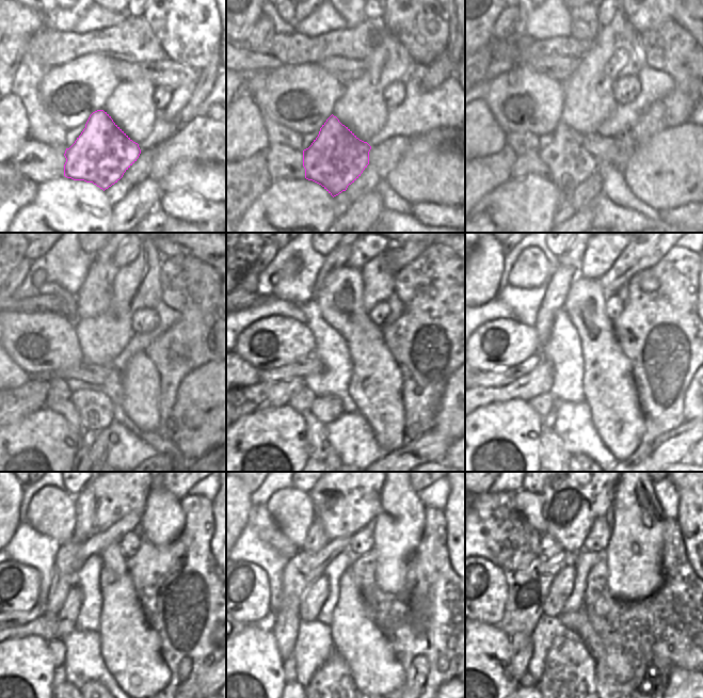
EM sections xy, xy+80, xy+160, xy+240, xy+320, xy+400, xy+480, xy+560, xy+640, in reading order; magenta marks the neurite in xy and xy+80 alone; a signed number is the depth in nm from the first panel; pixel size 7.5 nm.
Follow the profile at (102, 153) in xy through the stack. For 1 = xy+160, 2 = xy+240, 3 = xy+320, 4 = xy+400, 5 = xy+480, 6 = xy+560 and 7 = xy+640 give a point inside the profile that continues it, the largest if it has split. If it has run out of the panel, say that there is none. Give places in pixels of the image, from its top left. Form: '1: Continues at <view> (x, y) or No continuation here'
1: Continues at xy+160 (570, 164)
2: Continues at xy+240 (95, 409)
3: Continues at xy+320 (326, 409)
4: Continues at xy+400 (549, 419)
5: Continues at xy+480 (60, 676)
6: Continues at xy+560 (291, 688)
7: Continues at xy+640 (521, 688).

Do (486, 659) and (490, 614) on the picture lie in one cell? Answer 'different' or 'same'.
different

